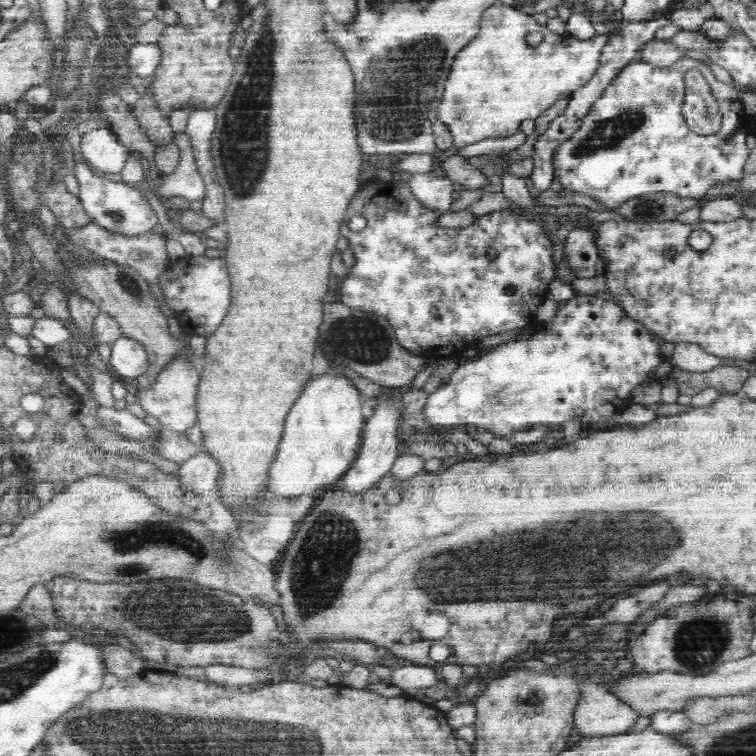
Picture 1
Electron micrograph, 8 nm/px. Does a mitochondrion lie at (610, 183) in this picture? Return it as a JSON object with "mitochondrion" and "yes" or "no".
{"mitochondrion":"no"}

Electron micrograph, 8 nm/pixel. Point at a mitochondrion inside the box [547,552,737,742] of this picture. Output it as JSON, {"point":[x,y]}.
{"point":[698,644]}

